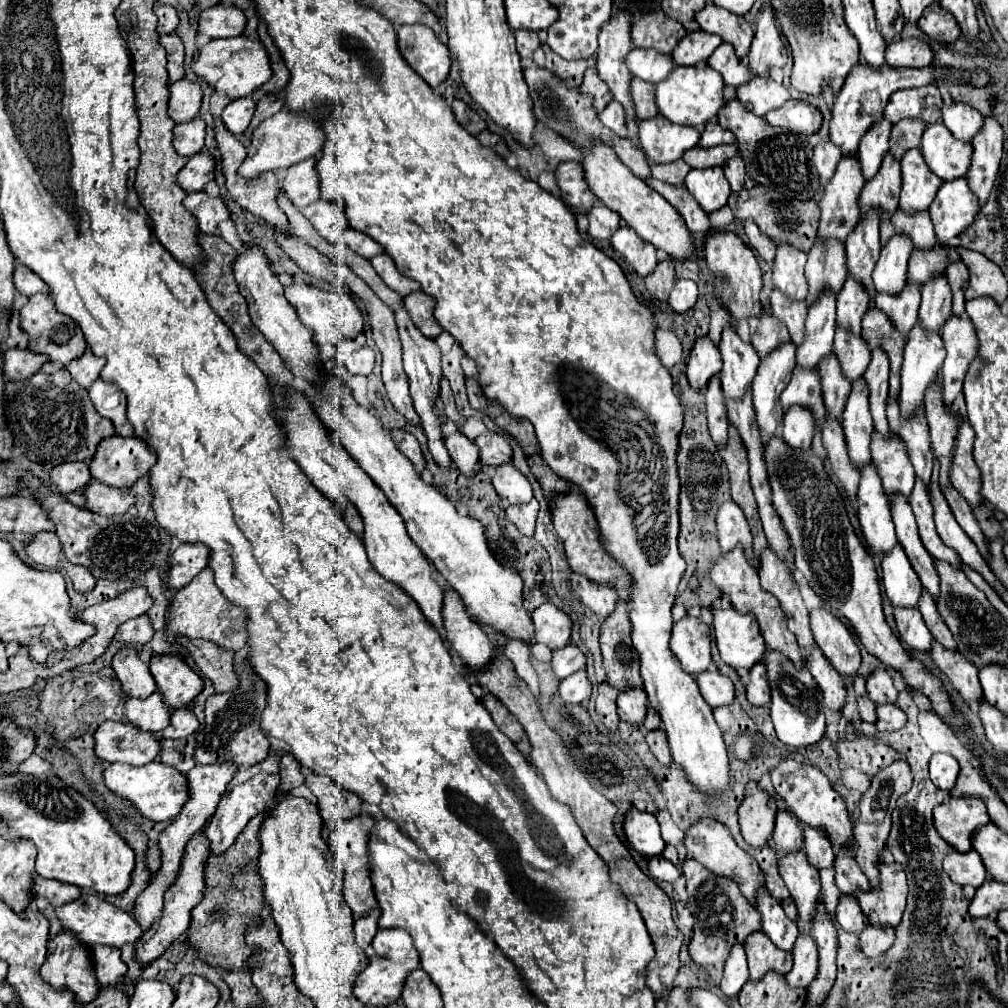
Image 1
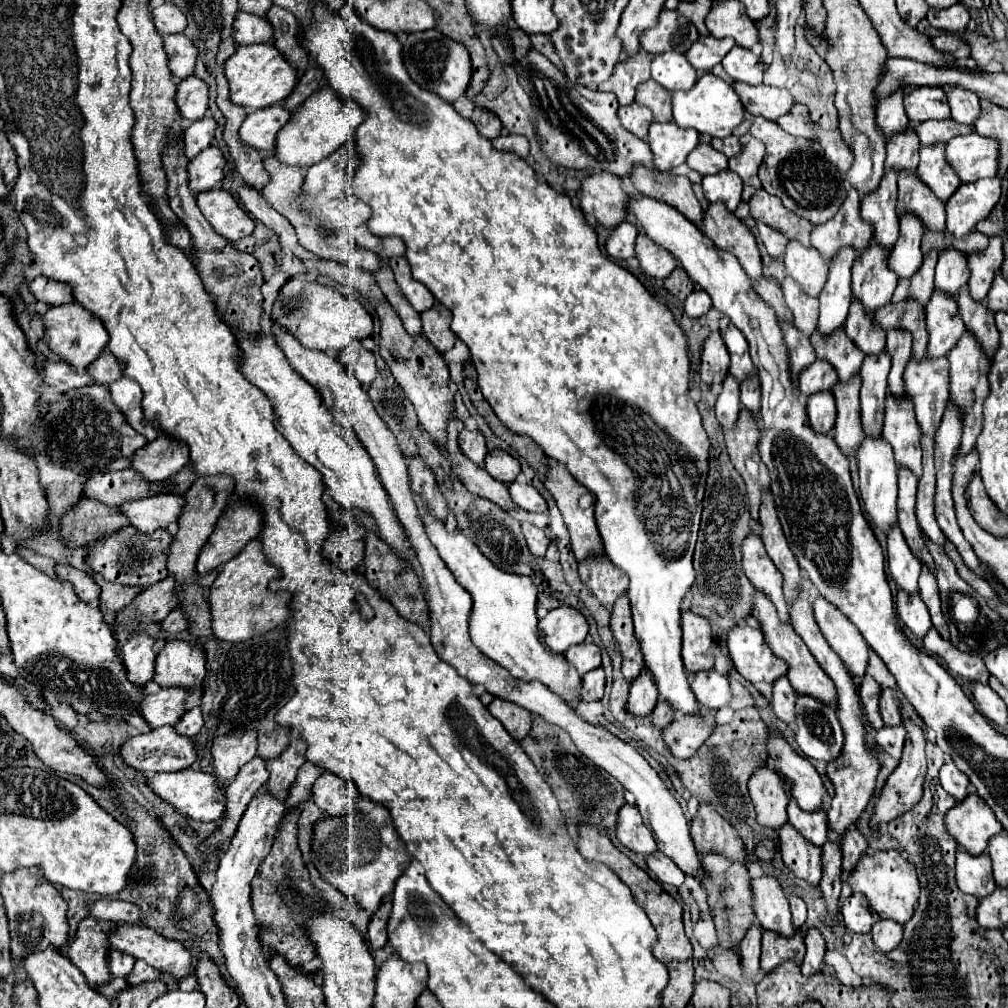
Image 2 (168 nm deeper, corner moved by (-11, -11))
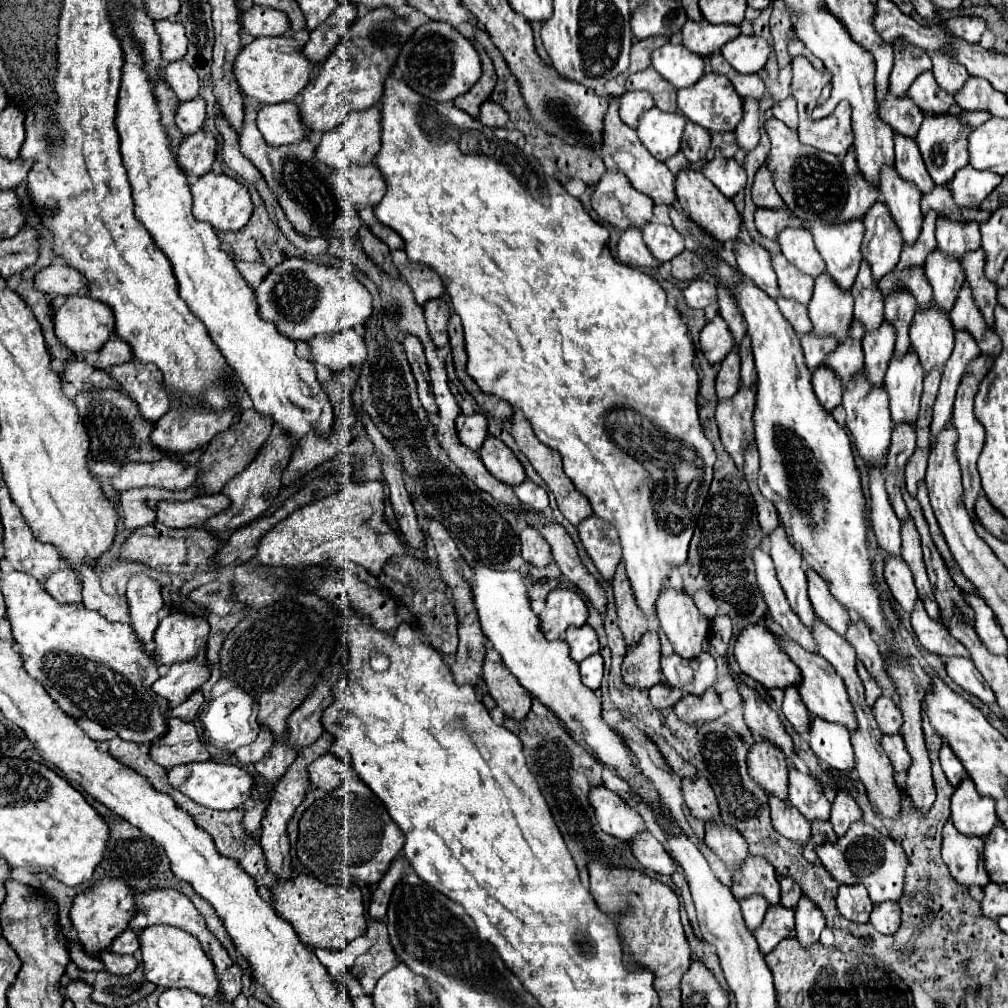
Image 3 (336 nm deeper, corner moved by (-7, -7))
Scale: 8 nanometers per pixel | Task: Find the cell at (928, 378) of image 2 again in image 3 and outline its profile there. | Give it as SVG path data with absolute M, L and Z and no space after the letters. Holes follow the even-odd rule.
M927 309L927 313L915 313L909 339L911 351L917 353L923 373L929 373L935 367L945 367L947 359L951 357L953 337L955 331L951 329L949 315L939 317L939 313L935 313L933 309Z

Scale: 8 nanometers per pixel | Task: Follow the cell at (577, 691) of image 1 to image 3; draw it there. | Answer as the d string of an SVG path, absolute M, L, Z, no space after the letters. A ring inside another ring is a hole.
M597 653L597 655L591 655L591 657L583 659L579 663L579 667L581 667L583 685L597 691L599 685L601 685L601 677L603 677L603 659L601 659L601 655Z

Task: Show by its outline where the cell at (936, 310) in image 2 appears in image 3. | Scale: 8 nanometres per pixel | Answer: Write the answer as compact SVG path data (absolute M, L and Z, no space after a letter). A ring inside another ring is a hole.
M937 249L927 259L925 277L933 287L933 305L943 313L951 313L957 293L963 287L963 271L959 265L959 261L947 261L947 257L939 255Z

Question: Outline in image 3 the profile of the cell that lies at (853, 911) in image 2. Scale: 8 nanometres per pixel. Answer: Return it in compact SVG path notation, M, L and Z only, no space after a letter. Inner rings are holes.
M841 885L837 895L839 913L855 923L867 923L873 903L863 885Z

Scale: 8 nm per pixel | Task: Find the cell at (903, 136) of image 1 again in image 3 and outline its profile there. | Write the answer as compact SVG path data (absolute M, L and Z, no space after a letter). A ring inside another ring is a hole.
M957 113L957 119L963 123L963 125L967 125L967 127L979 127L979 125L983 125L985 121L987 121L987 113Z

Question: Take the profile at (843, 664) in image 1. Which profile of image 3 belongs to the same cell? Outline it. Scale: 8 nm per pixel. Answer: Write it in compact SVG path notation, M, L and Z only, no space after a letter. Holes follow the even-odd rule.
M811 569L807 571L807 581L809 581L809 599L811 599L811 605L815 609L815 615L827 627L831 627L837 635L845 637L849 623L851 623L849 613L835 601L835 597L831 597L827 583L819 575L811 573Z

